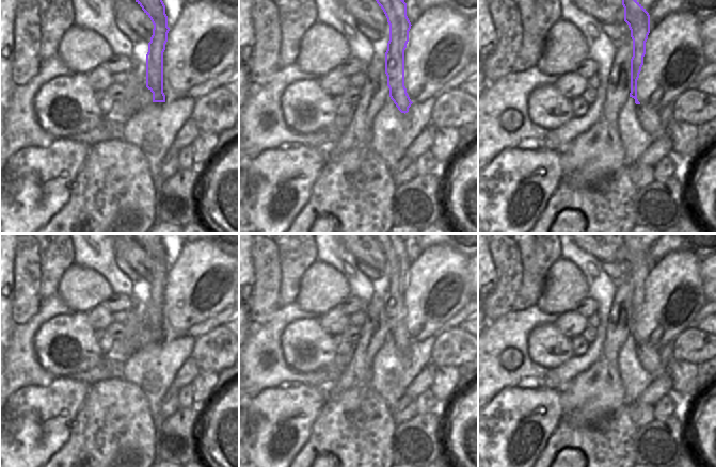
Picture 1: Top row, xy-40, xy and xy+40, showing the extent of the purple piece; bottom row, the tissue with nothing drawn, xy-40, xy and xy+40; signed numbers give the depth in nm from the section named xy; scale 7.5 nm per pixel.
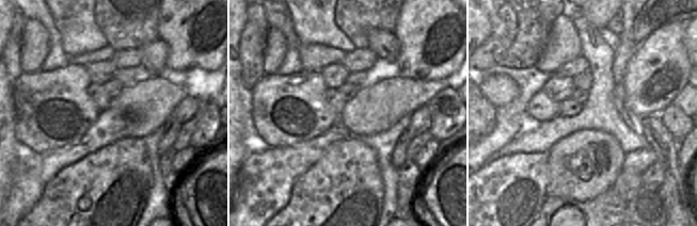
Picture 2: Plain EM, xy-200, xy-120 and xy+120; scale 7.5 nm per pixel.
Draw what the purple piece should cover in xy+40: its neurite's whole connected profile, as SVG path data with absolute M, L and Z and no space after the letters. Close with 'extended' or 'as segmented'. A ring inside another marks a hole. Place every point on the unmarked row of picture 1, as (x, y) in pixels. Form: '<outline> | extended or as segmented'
M622 234L622 244L624 260L629 263L633 278L630 336L634 337L637 343L637 355L641 366L654 377L657 377L667 373L667 365L663 364L658 353L659 348L641 343L637 338L637 319L643 304L646 280L650 272L650 254L632 234Z | extended

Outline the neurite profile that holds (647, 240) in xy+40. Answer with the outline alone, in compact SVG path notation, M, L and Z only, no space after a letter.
M631 234L649 253L663 234Z

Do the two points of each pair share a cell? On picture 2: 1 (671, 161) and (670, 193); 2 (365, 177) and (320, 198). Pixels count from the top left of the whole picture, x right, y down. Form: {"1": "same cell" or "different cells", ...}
{"1": "same cell", "2": "same cell"}

